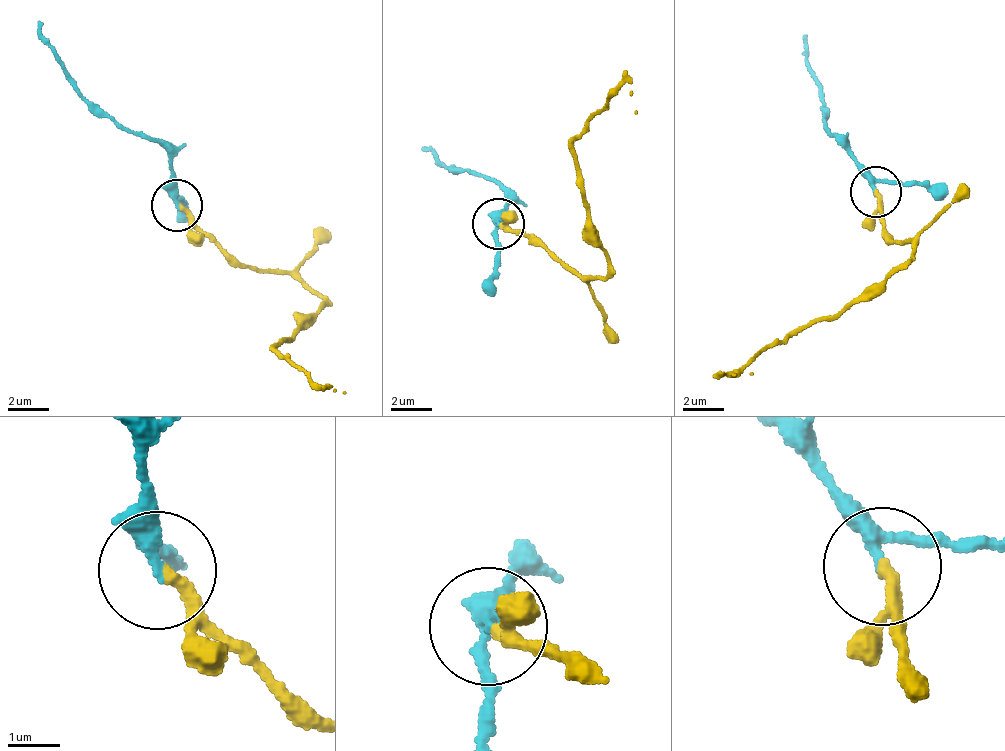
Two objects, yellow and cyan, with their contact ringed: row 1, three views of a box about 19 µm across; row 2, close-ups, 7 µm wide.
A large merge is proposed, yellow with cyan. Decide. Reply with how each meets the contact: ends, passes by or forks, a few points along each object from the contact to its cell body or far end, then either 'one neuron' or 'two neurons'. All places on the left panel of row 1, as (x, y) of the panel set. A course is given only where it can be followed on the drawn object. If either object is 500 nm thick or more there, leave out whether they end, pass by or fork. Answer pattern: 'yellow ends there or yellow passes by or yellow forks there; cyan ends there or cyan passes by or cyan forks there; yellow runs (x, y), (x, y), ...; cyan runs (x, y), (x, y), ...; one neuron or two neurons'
yellow ends there; cyan passes by; yellow runs (178, 207), (245, 264), (281, 272), (318, 292), (317, 309), (289, 338), (274, 343), (326, 390), (343, 394); cyan runs (178, 207), (171, 157), (80, 93), (39, 19); one neuron

